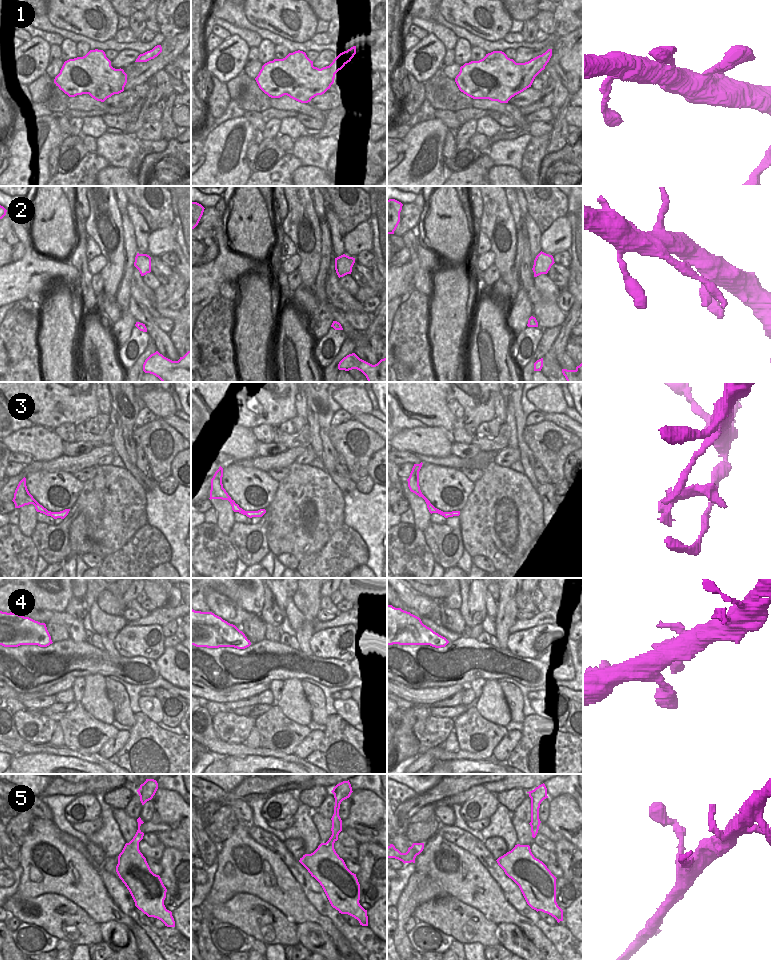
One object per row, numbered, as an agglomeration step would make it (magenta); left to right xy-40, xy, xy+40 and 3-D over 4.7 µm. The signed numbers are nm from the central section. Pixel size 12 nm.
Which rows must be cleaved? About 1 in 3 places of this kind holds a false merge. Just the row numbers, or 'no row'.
no row.

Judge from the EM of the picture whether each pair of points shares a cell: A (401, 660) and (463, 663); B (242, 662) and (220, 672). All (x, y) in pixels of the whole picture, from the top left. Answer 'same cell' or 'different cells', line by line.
A: same cell
B: same cell

